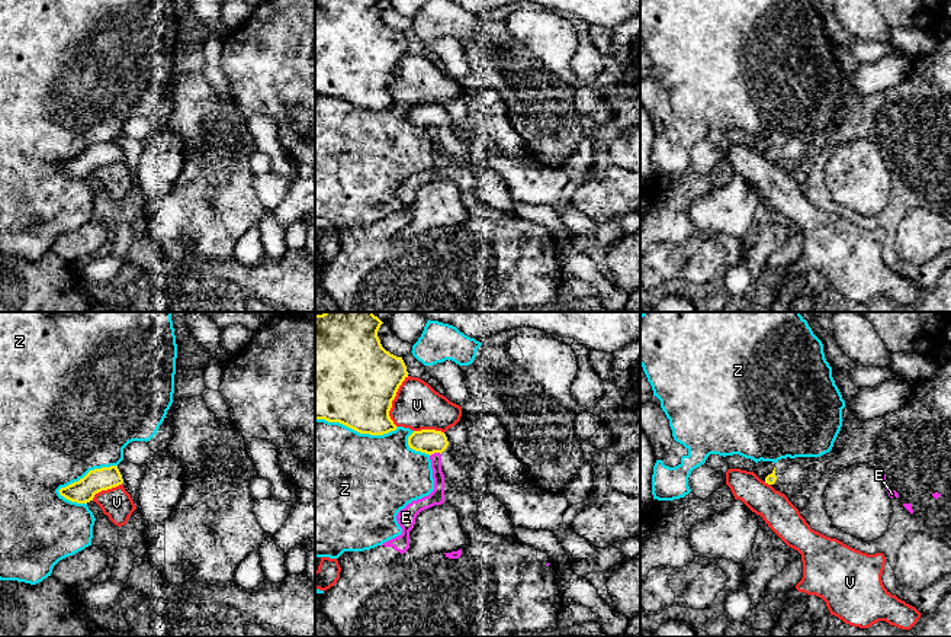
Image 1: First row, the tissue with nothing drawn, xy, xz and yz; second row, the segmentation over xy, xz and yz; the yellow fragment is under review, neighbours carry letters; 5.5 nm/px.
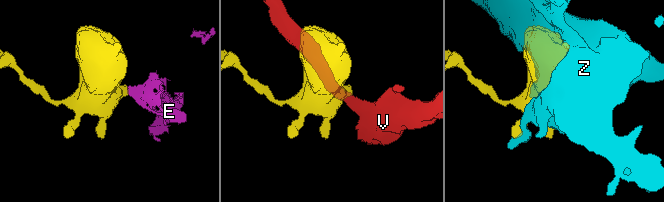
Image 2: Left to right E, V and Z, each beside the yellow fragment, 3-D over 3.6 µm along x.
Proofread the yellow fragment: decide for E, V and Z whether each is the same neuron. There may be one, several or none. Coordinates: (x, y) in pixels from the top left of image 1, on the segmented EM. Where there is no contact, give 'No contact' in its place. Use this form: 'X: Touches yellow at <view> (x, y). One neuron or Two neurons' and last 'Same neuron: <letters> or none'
E: Touches yellow at xz (434, 451). Two neurons
V: Touches yellow at xz (391, 402). Two neurons
Z: Touches yellow at xy (87, 473). Two neurons
Same neuron: none

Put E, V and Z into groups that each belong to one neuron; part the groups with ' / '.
E / V / Z

